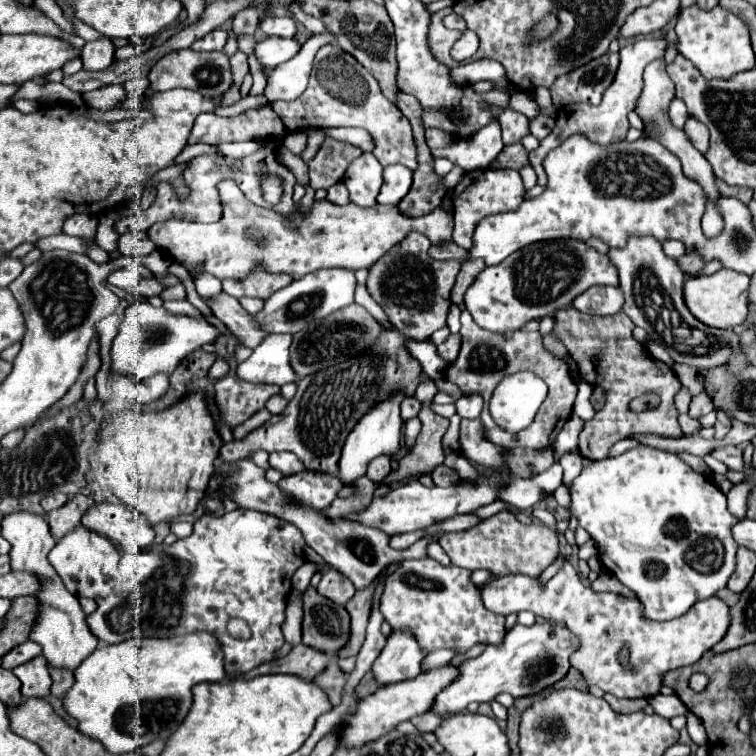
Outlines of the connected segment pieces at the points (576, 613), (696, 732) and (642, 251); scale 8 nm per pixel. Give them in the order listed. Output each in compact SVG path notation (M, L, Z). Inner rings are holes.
M568 561L546 583L522 573L494 577L484 585L482 601L494 613L510 615L528 609L544 621L564 623L580 641L580 647L572 653L570 663L582 673L588 687L598 685L600 689L626 699L646 699L660 693L662 679L668 671L698 661L702 653L722 641L730 627L730 607L718 597L696 603L688 613L672 621L660 623L646 619L640 615L638 599L628 599L616 593L594 593L590 587L584 587L576 569ZM622 647L630 653L628 667L624 667L618 659Z
M686 713L686 719L688 719L688 733L690 733L690 739L696 743L696 745L708 745L708 735L706 735L706 729L700 721L700 717L696 717L694 713Z
M632 237L632 239L628 241L628 245L626 245L624 249L610 249L610 251L608 251L608 257L610 257L610 261L612 261L612 265L614 265L614 267L616 267L616 271L618 271L618 277L620 277L620 287L622 287L622 291L624 291L624 297L626 297L626 303L624 303L624 309L626 309L626 305L628 305L628 311L624 311L624 313L626 313L626 315L628 315L628 317L632 319L632 323L634 323L634 325L638 325L638 327L642 327L642 329L646 329L646 331L648 331L648 335L650 335L650 337L652 337L652 339L654 339L654 341L656 341L658 345L662 345L662 347L664 347L664 349L666 349L666 351L670 353L670 357L672 357L672 359L674 359L676 363L686 363L686 365L692 365L692 367L696 367L696 369L712 369L712 367L718 367L718 365L724 365L724 363L728 363L728 359L730 359L730 353L734 353L734 355L740 355L740 353L742 353L742 345L740 345L742 341L740 341L740 335L738 335L738 333L736 333L734 329L716 329L716 327L708 327L708 325L704 325L702 321L698 321L698 319L696 319L696 317L694 317L694 315L690 313L690 309L686 307L686 301L684 301L684 281L686 281L686 277L684 277L684 273L682 273L682 271L678 269L678 265L676 265L676 261L664 255L664 251L662 251L662 245L660 245L660 243L658 243L658 241L654 239L654 237ZM676 311L680 313L680 325L678 325L678 327L676 327L676 319L674 319L674 317L676 317Z

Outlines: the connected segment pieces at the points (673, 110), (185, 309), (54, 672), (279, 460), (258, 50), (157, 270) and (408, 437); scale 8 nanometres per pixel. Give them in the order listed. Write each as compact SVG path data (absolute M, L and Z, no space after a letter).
M676 97L672 101L672 105L670 105L670 117L672 117L672 123L676 127L684 127L684 121L688 119L688 109L686 109L686 105L684 105L682 99Z
M166 301L164 307L170 311L170 313L176 313L176 315L186 315L186 317L194 317L194 319L204 319L202 313L188 301Z
M50 667L50 677L52 677L52 689L50 689L50 693L62 699L68 693L68 689L72 687L72 671L52 669Z
M272 453L270 455L270 467L288 475L288 473L296 473L296 471L304 469L304 463L294 453Z
M266 37L264 41L256 43L254 53L262 67L274 69L276 65L292 59L298 53L300 45L294 39L280 39L280 37Z
M156 249L154 253L146 255L142 259L142 263L154 273L154 275L164 275L168 273L168 265L172 263L172 255L168 251L162 251L162 249Z
M418 417L408 419L408 421L404 423L404 443L406 443L408 449L414 445L418 433L420 433L420 419L418 419Z

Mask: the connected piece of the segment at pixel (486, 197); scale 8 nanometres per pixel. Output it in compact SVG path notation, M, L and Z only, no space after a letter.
M486 169L486 171L468 171L452 193L454 205L454 243L472 249L472 233L480 219L516 209L524 201L524 185L514 169Z

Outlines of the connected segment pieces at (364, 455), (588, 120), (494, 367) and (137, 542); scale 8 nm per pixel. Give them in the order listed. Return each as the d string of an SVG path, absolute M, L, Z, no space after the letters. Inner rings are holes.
M396 389L392 391L384 401L378 401L376 405L372 405L372 409L366 411L366 415L362 415L362 419L356 423L356 427L352 429L352 433L348 435L344 447L342 447L342 457L340 457L340 479L344 483L352 483L354 479L362 477L366 473L366 465L368 461L372 461L374 457L388 453L388 455L396 455L398 447L400 447L400 431L402 431L402 417L400 417L400 403L404 399L404 391Z
M640 39L640 41L634 41L626 47L620 49L620 67L618 67L618 73L612 81L612 85L604 91L604 97L602 97L602 103L600 105L584 105L584 103L572 103L568 107L562 107L556 115L556 127L550 131L548 137L544 137L540 141L540 147L530 151L530 165L534 167L536 175L538 175L538 185L546 185L546 173L542 169L542 159L554 149L558 147L566 137L570 137L572 133L584 133L586 137L592 137L592 141L602 141L602 145L608 145L612 141L622 141L628 133L628 113L634 109L636 105L636 99L640 95L640 89L642 89L642 71L644 67L662 57L664 55L664 39Z
M462 311L462 329L460 329L460 335L462 335L462 347L460 347L460 353L458 357L446 367L444 371L444 377L448 381L452 381L454 385L460 387L462 393L480 393L484 397L484 411L480 415L484 427L486 427L486 433L488 433L488 439L492 439L494 443L502 445L502 447L528 447L528 449L546 449L546 447L552 447L558 433L562 431L564 423L568 421L568 417L572 415L572 407L574 407L574 399L576 399L576 383L572 381L570 377L570 371L568 371L568 365L554 357L542 343L542 335L536 331L536 333L526 333L526 331L516 331L516 333L508 333L504 337L496 337L496 333L488 333L484 329L480 329L474 321L472 321L472 315L468 311ZM516 371L532 371L534 375L538 375L540 379L544 379L548 383L548 397L544 399L544 403L540 405L538 409L538 415L536 415L536 421L532 421L528 425L528 429L522 429L518 431L518 435L514 433L506 433L502 427L498 427L490 415L490 409L488 409L488 403L490 403L490 397L494 393L494 389L500 385L500 381L508 375L514 375Z
M98 503L82 517L82 525L118 541L126 553L138 553L152 545L156 533L148 519L122 503Z

